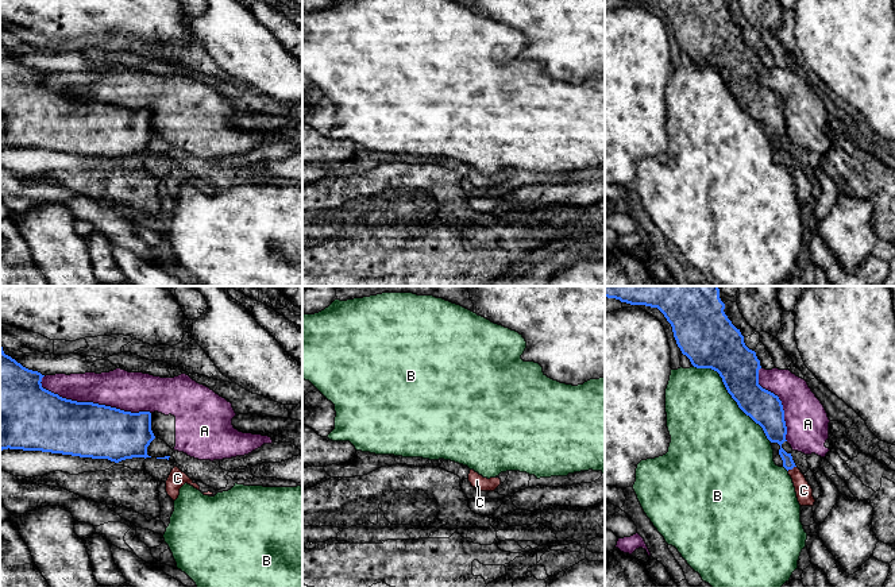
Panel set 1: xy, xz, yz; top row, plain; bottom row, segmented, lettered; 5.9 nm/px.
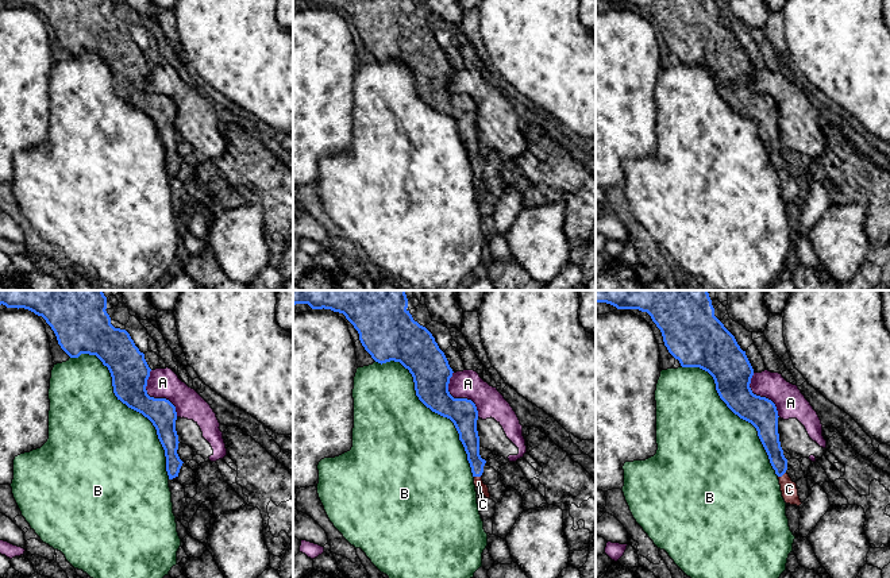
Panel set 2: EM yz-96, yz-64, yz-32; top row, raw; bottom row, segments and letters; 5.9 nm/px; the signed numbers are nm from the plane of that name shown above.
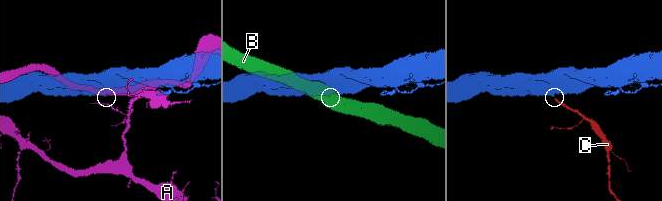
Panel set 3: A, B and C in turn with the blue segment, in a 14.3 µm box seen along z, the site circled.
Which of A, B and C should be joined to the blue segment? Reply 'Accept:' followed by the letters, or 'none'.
Accept: C

